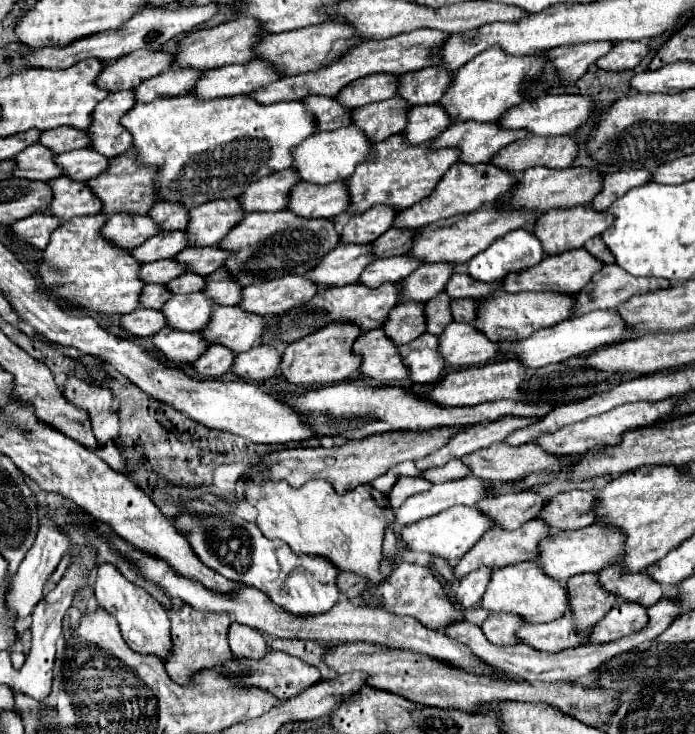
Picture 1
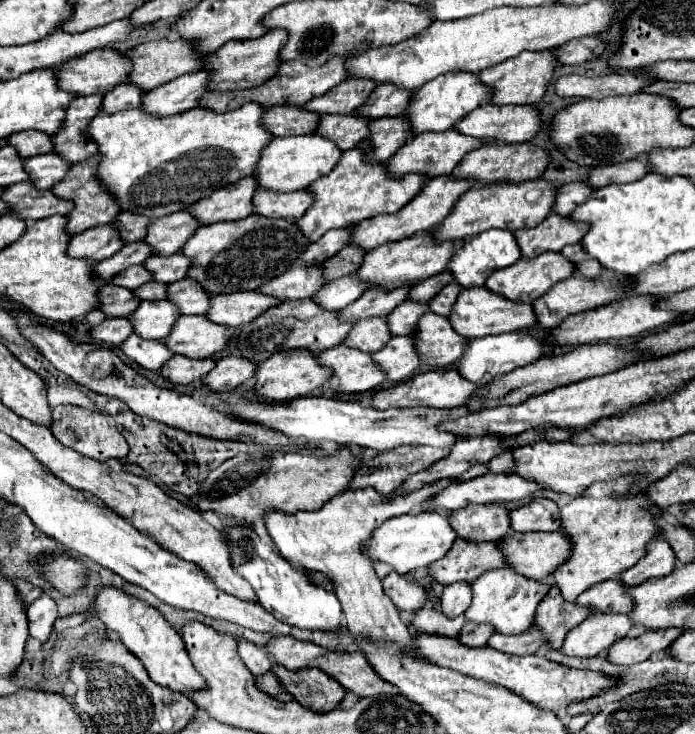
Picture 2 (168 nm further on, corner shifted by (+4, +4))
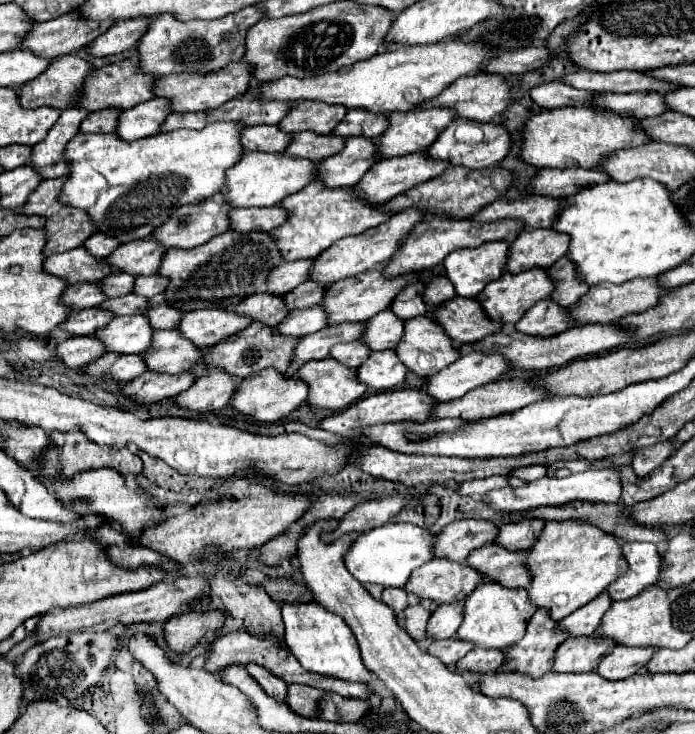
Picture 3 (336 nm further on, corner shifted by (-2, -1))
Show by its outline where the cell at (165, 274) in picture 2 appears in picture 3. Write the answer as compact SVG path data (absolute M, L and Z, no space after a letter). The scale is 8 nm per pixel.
M137 276L135 278L135 286L131 292L135 294L141 294L145 298L151 298L155 294L161 294L161 290L165 290L167 286L167 280L165 278L159 278L159 276Z

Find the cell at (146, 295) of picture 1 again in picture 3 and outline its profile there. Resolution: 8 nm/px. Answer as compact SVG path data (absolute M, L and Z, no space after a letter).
M95 306L95 308L81 310L77 314L75 312L69 314L69 318L59 328L71 336L91 336L97 328L105 326L111 318L113 318L113 314Z

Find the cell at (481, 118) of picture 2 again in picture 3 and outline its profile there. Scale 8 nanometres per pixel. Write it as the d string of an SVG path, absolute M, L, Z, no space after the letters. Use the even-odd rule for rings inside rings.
M453 120L447 126L447 130L443 130L439 134L439 138L425 150L425 156L433 158L433 160L447 160L447 162L451 162L451 166L483 170L483 168L489 168L489 166L495 166L497 162L501 162L507 156L509 148L511 148L511 138L501 124L478 124L467 121L457 127L457 120ZM469 142L474 144L465 144Z

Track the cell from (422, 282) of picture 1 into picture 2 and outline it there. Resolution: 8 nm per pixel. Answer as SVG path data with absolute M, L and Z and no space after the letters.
M401 285L399 289L371 289L365 291L357 301L347 305L347 309L341 311L341 317L345 319L365 319L373 315L387 315L391 309L401 305L407 299L407 289L411 285Z

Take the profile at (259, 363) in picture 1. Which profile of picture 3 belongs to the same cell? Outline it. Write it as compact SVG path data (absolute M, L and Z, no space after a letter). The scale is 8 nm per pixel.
M211 370L209 374L195 380L193 386L189 386L185 392L177 394L175 404L195 414L217 412L229 404L233 392L235 392L233 378L229 378L229 374L225 372Z

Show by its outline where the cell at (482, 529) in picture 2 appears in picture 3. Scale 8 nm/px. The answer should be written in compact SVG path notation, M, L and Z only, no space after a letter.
M457 520L437 532L433 558L449 558L465 564L471 550L493 542L499 534L497 524L489 520Z

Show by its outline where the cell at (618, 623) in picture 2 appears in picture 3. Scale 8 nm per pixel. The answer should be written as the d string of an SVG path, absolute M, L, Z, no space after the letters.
M577 636L561 642L555 654L553 672L593 672L597 662L615 648L611 638Z

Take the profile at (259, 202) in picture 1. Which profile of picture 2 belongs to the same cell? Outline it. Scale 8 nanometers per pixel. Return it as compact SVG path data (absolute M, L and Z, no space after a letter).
M253 175L243 177L227 187L217 189L211 197L205 197L193 205L193 215L203 223L217 223L217 221L235 221L255 213L253 193L259 189L255 185Z

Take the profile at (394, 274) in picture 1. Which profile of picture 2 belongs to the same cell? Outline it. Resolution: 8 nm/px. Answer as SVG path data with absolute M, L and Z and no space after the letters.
M349 273L347 277L341 277L339 281L329 281L319 293L315 293L315 301L323 305L325 309L343 309L351 301L355 301L359 295L367 291L367 285L355 277L355 273Z

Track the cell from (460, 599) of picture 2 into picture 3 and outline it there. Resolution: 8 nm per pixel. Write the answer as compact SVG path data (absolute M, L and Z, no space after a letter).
M453 602L453 604L443 604L439 606L431 618L429 618L429 626L427 626L427 634L431 640L447 640L453 638L459 624L461 624L461 614L463 614L463 604L461 602Z

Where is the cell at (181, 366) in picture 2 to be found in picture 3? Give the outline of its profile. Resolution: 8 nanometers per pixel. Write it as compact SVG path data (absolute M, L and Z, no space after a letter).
M145 372L131 382L127 382L121 388L123 398L133 400L135 404L153 404L161 402L165 398L173 398L179 392L187 390L193 384L193 376L183 372L183 374L155 374L155 372Z

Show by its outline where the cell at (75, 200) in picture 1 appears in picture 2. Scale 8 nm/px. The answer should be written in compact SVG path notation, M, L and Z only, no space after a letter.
M31 181L15 183L5 189L3 201L11 205L11 209L21 219L45 219L51 215L67 215L71 213L71 201L63 201L61 197L55 197L51 189L33 189Z

